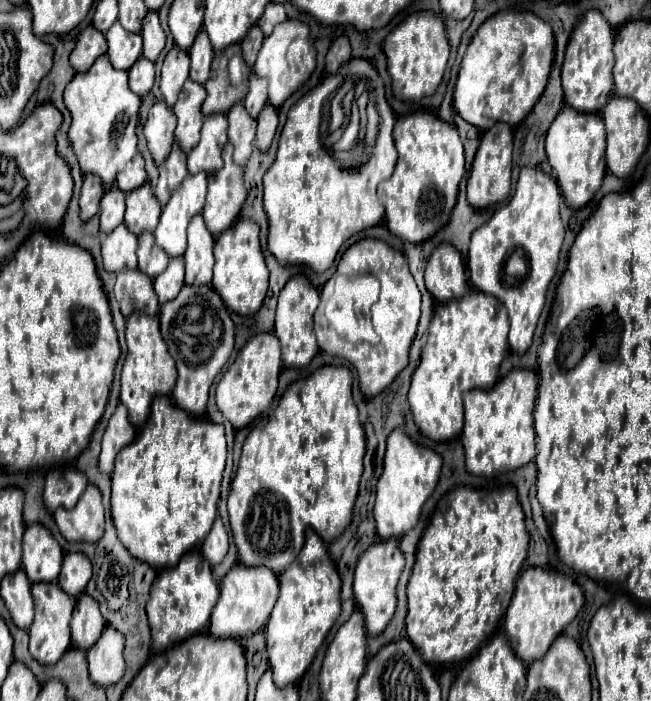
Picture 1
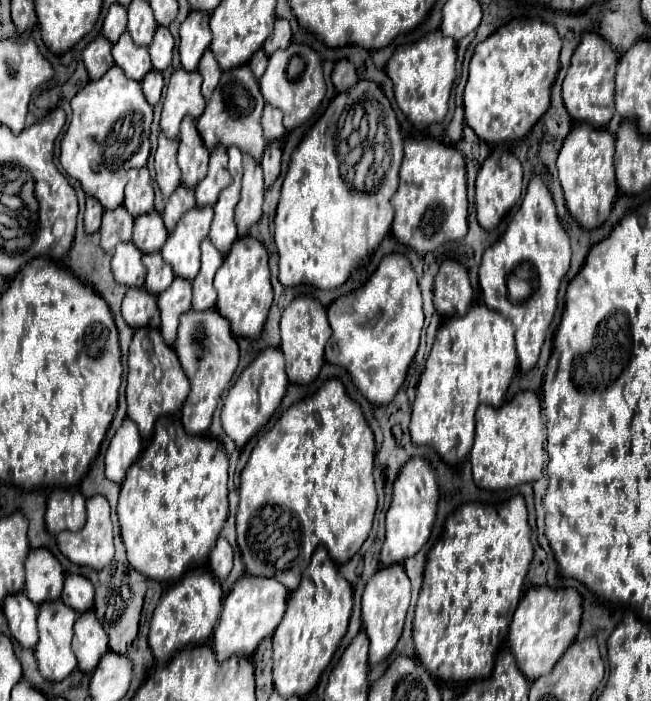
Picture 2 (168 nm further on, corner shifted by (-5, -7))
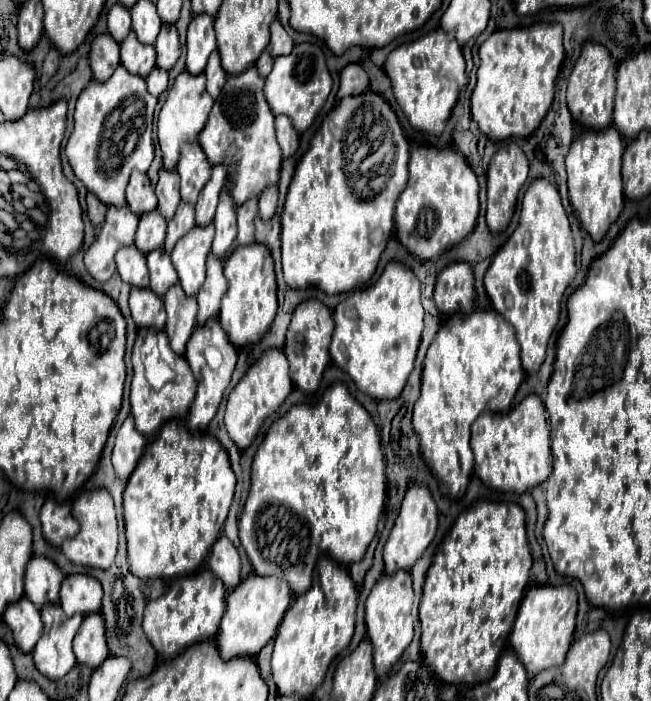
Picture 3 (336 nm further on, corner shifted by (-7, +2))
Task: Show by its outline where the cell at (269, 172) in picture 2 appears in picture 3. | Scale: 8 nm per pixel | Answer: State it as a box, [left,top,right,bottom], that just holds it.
[259,186,279,220]

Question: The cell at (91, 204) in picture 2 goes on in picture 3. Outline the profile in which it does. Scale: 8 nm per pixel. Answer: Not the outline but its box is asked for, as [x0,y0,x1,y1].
[87,194,107,226]

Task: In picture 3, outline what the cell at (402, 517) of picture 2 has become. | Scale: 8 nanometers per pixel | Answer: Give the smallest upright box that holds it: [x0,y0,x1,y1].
[383,484,437,574]

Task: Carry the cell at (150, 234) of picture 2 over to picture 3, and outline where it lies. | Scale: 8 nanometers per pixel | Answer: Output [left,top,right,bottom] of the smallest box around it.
[135,212,167,254]

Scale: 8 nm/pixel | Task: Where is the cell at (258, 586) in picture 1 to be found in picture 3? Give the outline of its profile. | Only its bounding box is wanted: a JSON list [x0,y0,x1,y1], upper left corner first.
[219,574,293,660]

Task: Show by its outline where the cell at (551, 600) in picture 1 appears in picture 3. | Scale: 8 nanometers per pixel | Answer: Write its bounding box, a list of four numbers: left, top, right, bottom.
[511,586,577,678]

